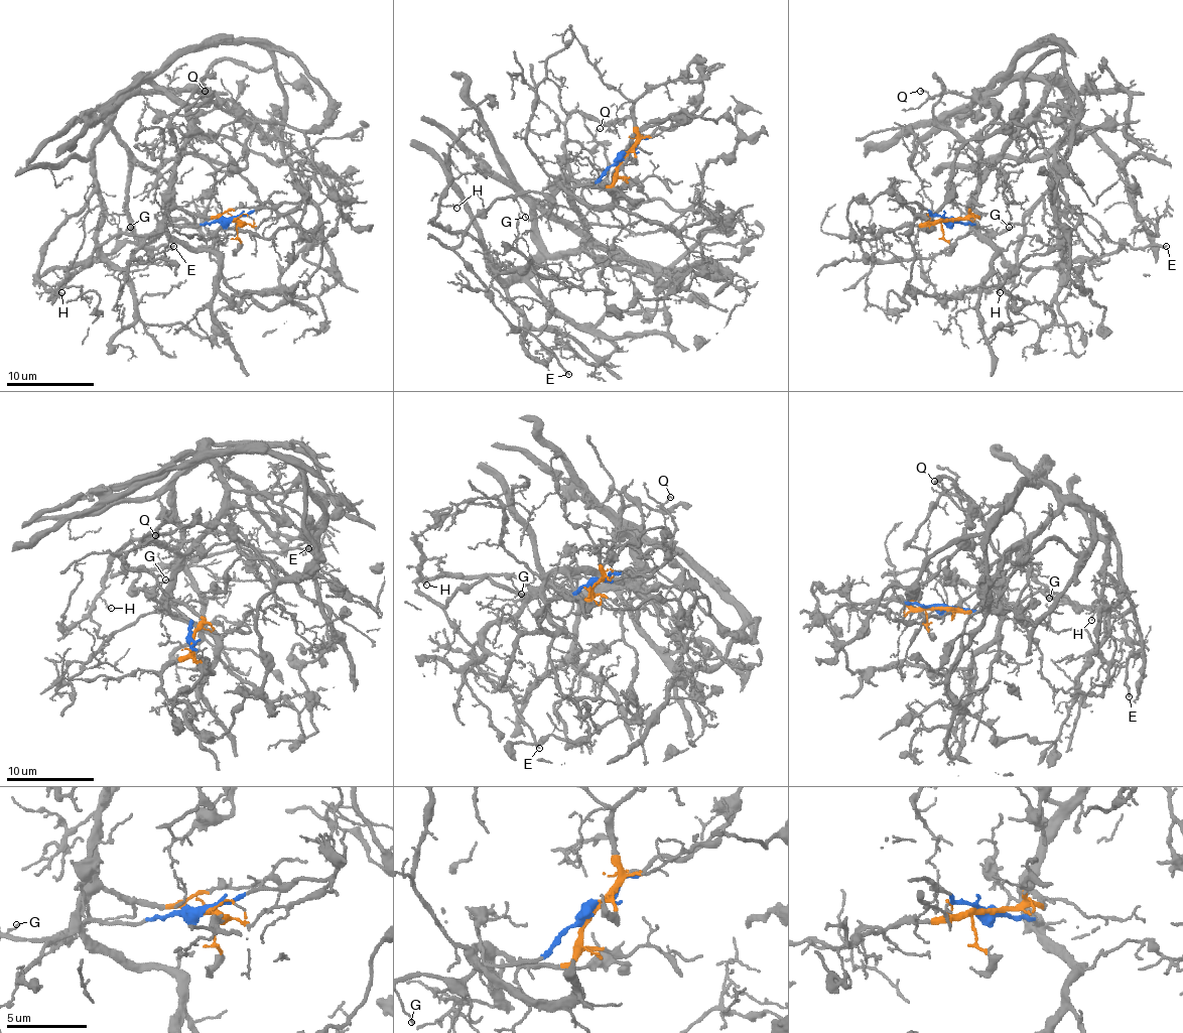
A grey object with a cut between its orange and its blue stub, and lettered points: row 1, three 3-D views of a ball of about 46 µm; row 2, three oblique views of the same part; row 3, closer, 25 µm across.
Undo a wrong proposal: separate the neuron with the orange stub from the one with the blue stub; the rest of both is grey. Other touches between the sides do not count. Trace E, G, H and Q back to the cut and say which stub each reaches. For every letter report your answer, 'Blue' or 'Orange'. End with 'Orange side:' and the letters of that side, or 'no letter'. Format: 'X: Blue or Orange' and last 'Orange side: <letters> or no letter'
E: Blue
G: Blue
H: Orange
Q: Orange
Orange side: H, Q

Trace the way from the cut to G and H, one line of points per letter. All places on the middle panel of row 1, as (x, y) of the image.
G: (622, 156), (594, 182), (560, 186), (551, 194), (523, 191), (517, 202), (525, 218)
H: (622, 156), (604, 186), (569, 182), (584, 239), (523, 278), (435, 226), (455, 209)

